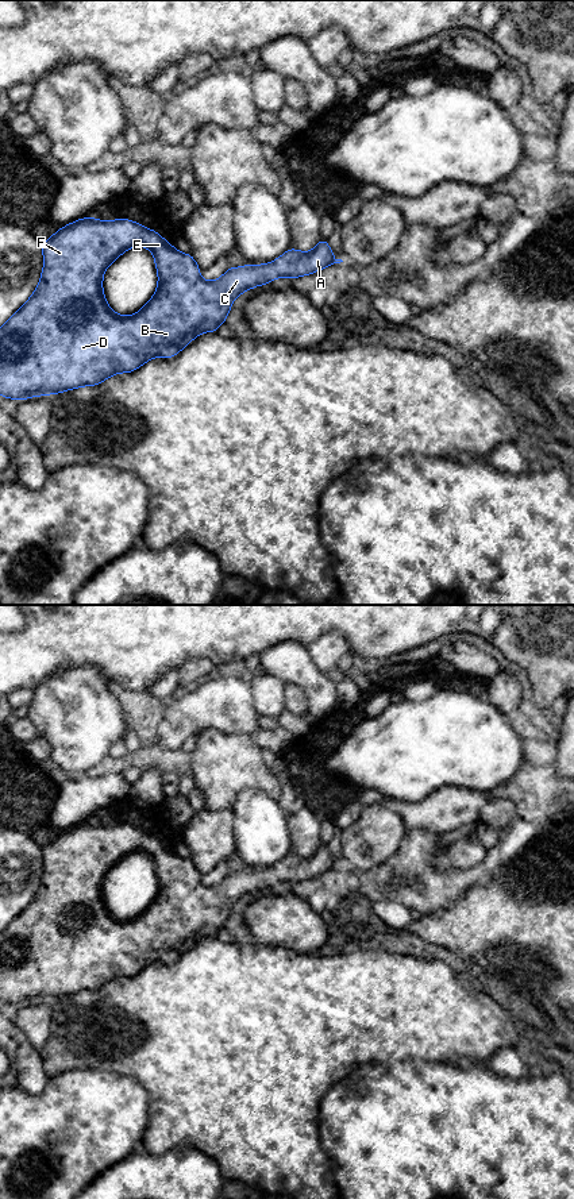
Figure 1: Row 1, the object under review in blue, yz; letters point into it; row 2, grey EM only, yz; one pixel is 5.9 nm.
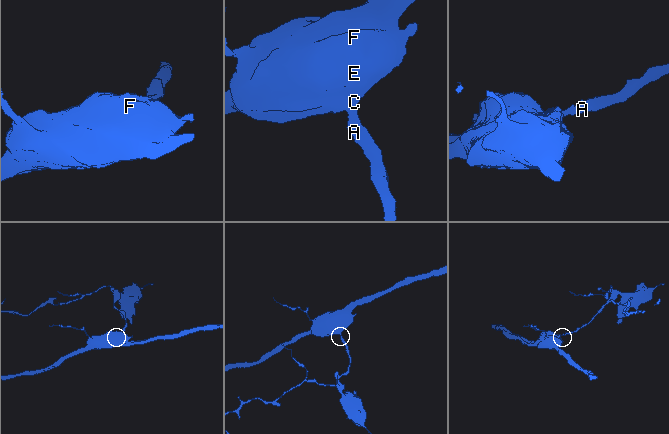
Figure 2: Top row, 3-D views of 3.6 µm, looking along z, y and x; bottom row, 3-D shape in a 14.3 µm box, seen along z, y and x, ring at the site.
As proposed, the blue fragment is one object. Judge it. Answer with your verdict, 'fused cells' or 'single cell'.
single cell

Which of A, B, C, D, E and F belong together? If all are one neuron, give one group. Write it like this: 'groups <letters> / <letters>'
groups A B C D E F

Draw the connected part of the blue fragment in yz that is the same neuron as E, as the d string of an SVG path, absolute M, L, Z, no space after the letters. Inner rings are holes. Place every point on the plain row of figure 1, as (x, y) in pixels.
M84 822L59 833L42 848L42 859L45 870L35 897L0 932L0 1001L18 1006L58 999L81 991L96 991L118 978L135 976L151 963L174 963L197 940L216 937L219 930L226 928L232 906L243 897L270 888L277 882L298 883L343 867L334 861L327 844L321 843L309 857L290 852L274 867L228 872L219 884L207 887L200 882L200 872L192 859L180 857L157 836L128 824L101 826L96 822ZM135 851L143 851L153 857L158 892L150 906L135 920L120 921L109 913L104 902L103 880L116 863Z

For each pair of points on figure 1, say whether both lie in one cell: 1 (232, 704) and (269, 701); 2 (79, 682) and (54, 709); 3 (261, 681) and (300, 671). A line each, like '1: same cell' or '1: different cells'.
1: different cells
2: same cell
3: different cells

